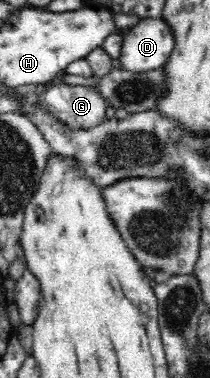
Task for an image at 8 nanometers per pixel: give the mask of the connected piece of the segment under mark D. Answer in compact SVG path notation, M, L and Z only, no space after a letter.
M161 17L139 19L129 30L123 32L122 52L116 64L132 72L146 72L164 67L176 46L176 35L170 23Z

